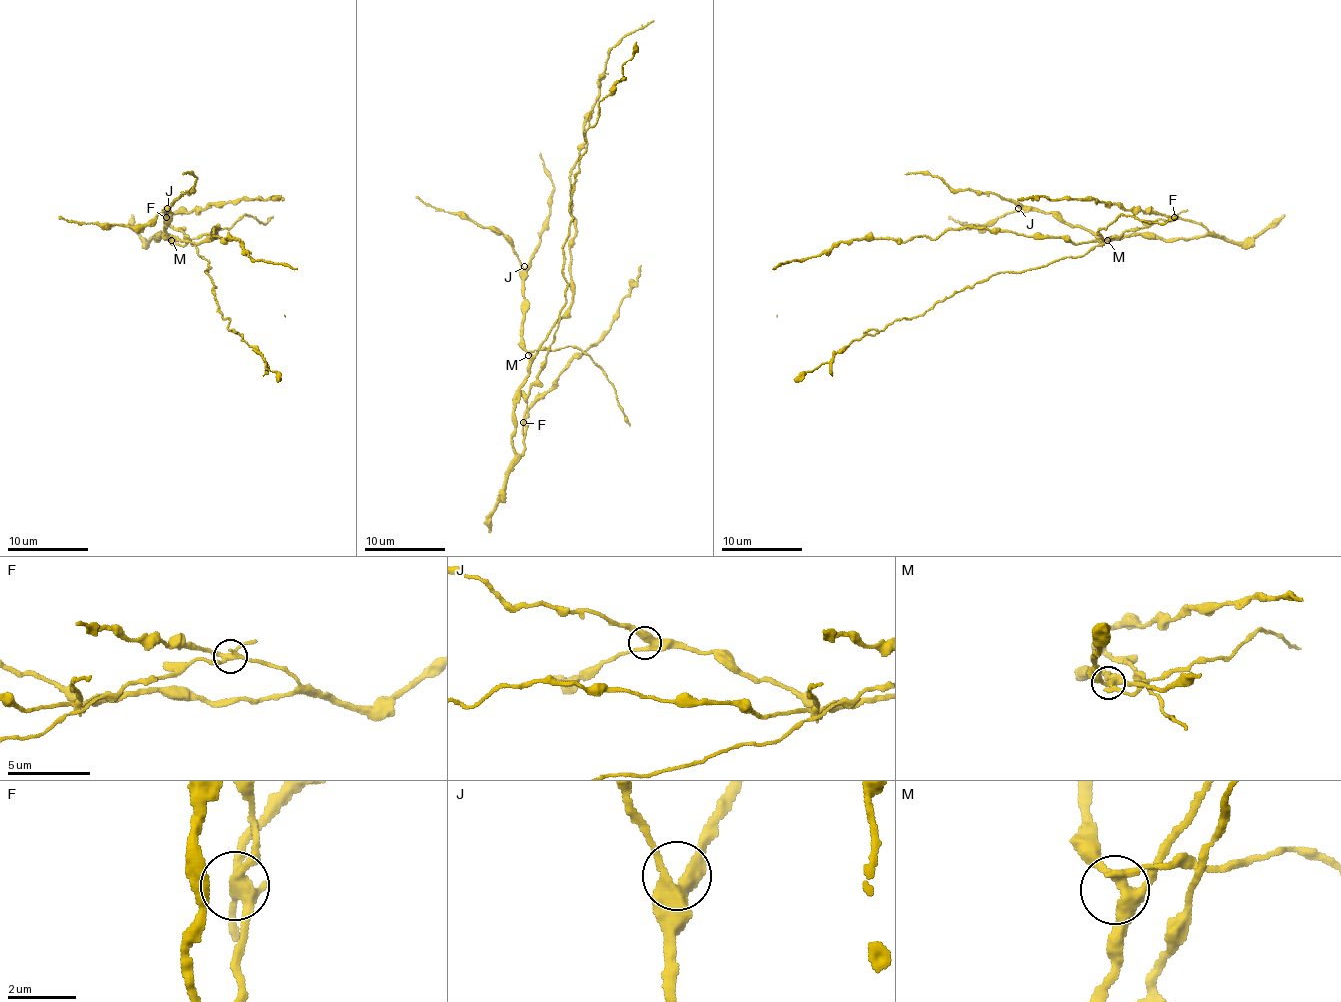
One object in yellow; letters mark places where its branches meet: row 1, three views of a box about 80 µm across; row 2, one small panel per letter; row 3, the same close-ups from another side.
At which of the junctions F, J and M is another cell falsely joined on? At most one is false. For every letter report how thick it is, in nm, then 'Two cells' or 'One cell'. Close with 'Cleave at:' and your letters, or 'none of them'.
F: Thickness 300 nm. Two cells
J: Thickness 380 nm. One cell
M: Thickness 340 nm. One cell
Cleave at: F

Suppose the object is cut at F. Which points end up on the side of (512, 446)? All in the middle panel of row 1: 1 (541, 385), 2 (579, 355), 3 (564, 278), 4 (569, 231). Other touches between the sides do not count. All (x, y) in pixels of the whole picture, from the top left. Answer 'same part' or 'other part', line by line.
1: other part
2: same part
3: other part
4: other part

